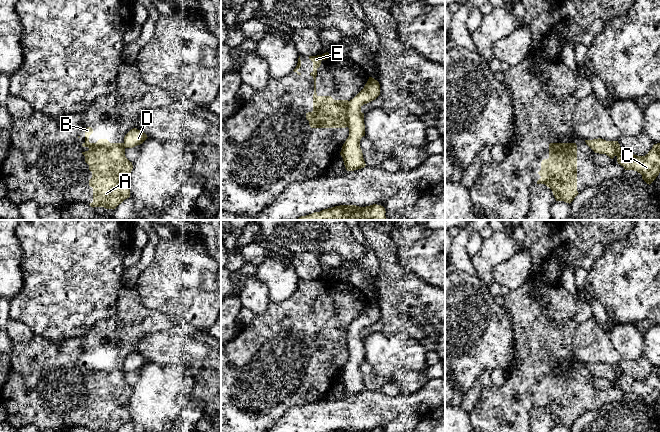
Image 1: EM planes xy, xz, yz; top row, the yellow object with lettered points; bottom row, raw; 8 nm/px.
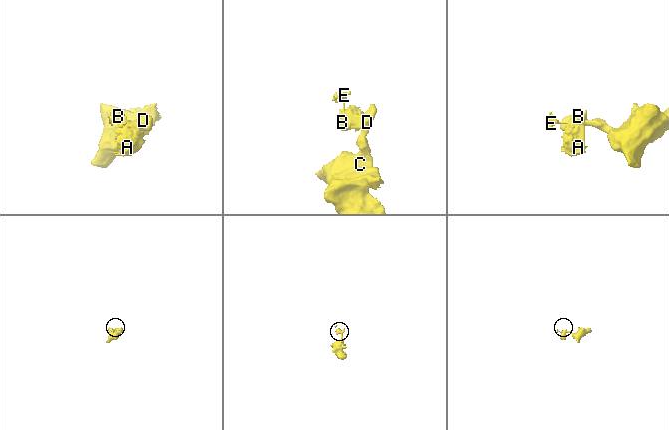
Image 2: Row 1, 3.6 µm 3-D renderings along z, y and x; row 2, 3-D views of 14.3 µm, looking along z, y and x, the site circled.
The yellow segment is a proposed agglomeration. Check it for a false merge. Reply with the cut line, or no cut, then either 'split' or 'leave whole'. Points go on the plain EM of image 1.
cut in xz along (350, 325), (348, 329), (347, 350); split

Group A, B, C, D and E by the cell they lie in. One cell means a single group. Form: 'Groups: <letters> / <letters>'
Groups: A B E / C D

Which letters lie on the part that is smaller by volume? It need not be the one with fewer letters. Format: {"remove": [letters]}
{"remove": ["A", "B", "E"]}

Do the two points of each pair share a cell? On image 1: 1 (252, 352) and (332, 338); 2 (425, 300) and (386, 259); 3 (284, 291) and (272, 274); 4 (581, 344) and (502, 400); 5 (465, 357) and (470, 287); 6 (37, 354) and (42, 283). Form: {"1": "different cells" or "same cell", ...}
{"1": "same cell", "2": "same cell", "3": "same cell", "4": "different cells", "5": "same cell", "6": "different cells"}

